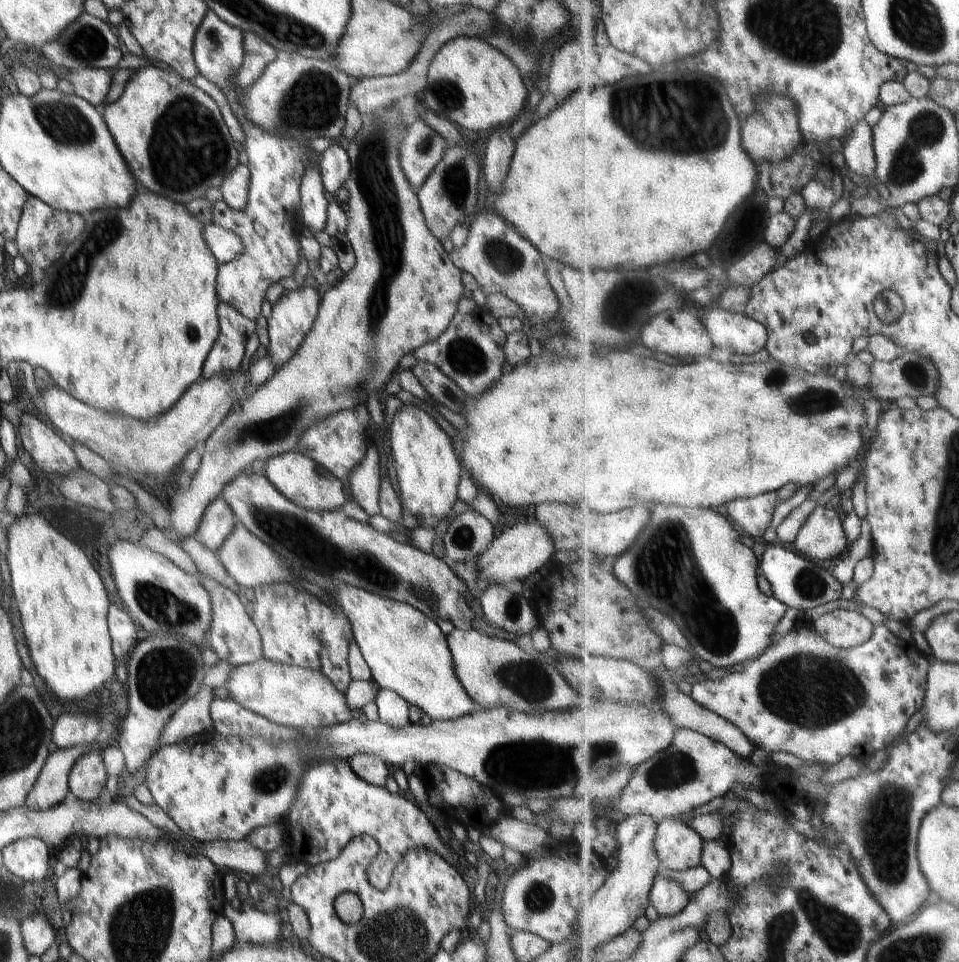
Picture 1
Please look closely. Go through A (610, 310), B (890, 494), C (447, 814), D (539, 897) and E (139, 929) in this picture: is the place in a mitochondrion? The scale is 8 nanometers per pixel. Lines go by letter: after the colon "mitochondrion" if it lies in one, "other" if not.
A: mitochondrion
B: other
C: other
D: mitochondrion
E: mitochondrion

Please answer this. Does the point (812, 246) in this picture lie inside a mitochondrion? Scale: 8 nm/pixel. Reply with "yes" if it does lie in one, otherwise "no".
no

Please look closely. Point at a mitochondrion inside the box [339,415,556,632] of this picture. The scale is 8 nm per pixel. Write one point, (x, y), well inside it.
(462, 538)

